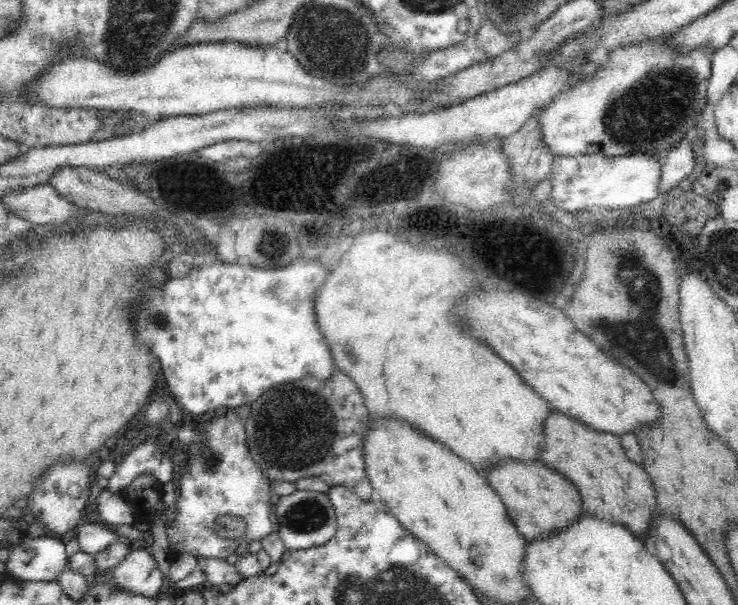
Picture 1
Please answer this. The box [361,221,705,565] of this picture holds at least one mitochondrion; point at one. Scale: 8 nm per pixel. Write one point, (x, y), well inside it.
(641, 339)

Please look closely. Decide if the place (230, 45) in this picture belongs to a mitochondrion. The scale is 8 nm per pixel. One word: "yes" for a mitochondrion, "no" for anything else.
no

